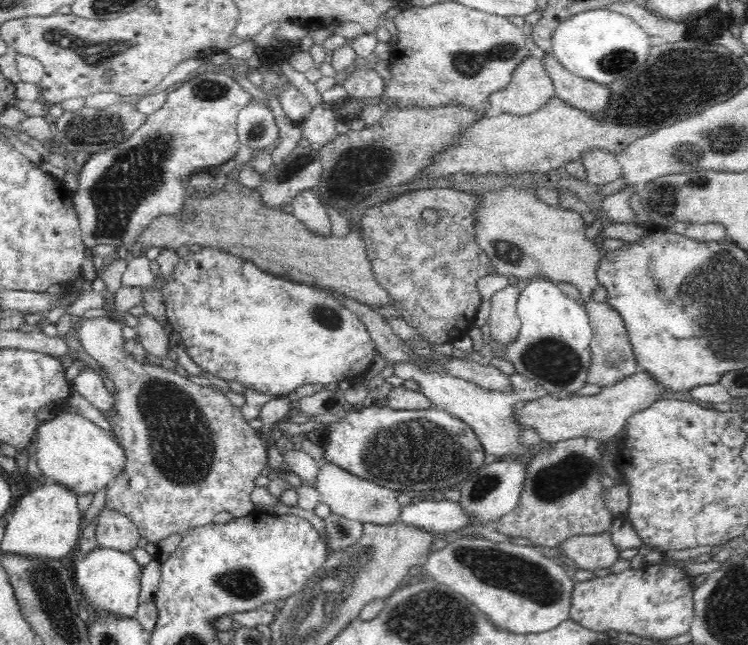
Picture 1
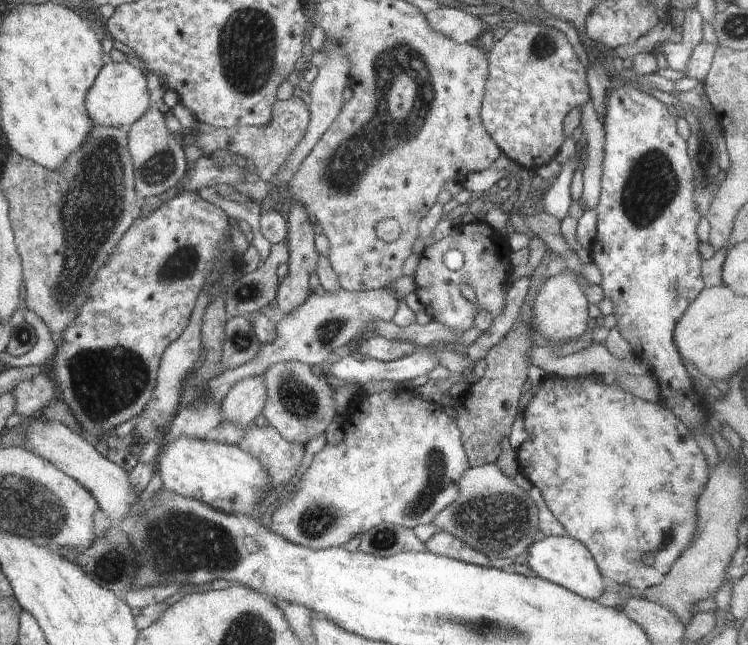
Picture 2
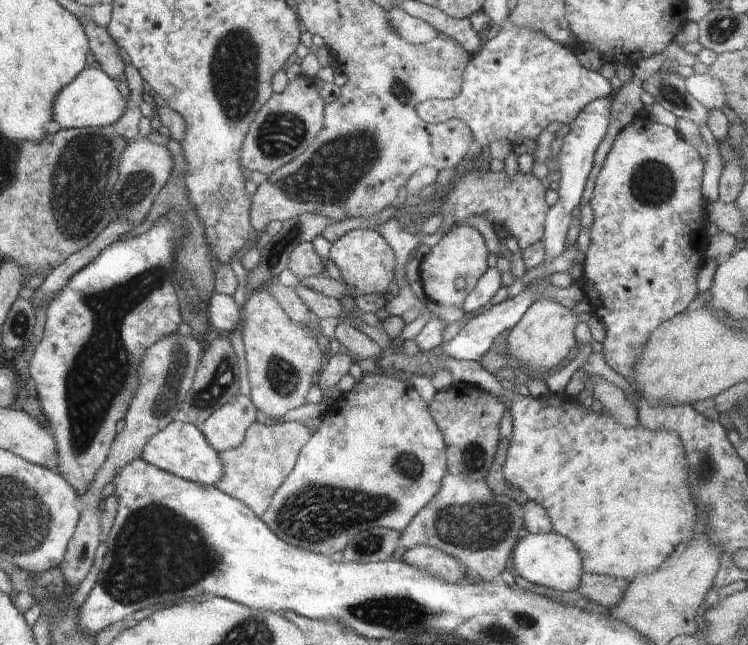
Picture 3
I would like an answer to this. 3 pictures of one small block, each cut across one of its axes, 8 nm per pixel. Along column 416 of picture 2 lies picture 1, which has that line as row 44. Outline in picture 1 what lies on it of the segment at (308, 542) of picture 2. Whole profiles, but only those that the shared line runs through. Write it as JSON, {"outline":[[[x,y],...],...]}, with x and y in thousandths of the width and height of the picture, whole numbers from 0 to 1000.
{"outline":[[[599,2],[572,11],[549,11],[525,33],[532,47],[532,64],[523,73],[524,127],[515,130],[511,157],[533,161],[539,167],[561,164],[619,164],[640,177],[654,175],[654,149],[680,130],[686,109],[711,85],[703,73],[699,43],[693,43],[679,26],[651,22],[620,6]]]}

